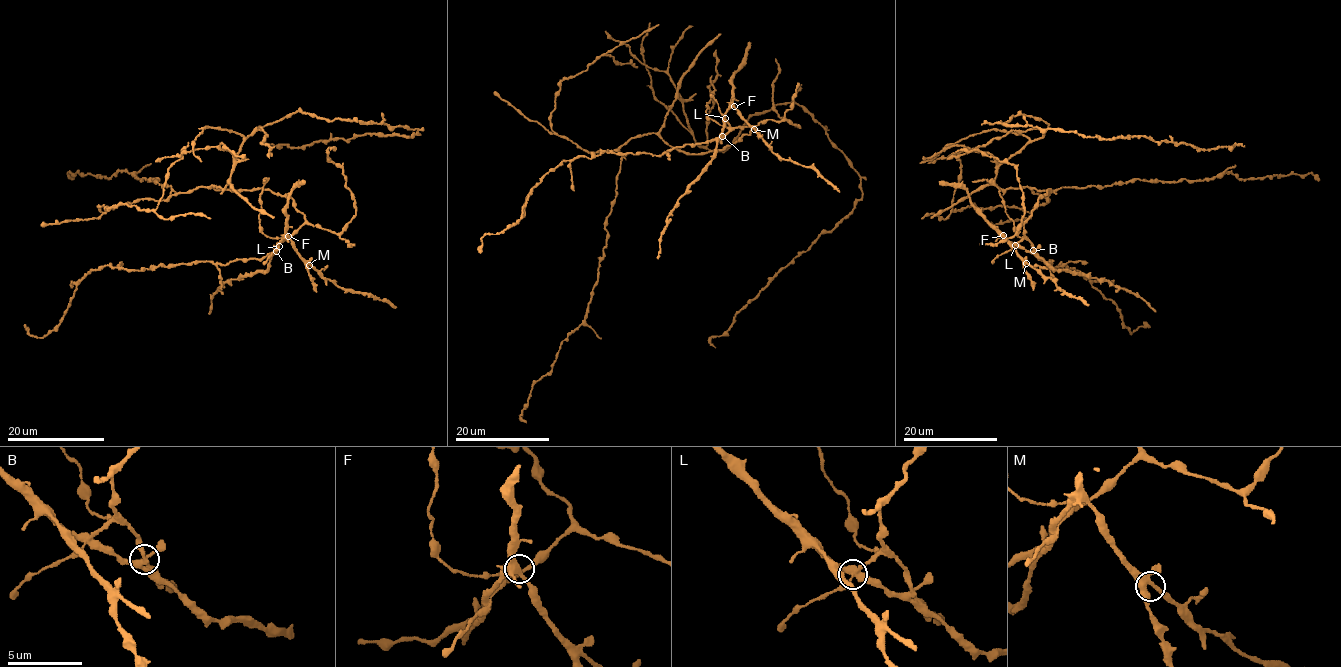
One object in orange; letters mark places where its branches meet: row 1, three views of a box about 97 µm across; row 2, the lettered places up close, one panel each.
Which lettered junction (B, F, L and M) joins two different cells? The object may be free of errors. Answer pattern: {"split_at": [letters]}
{"split_at": []}

